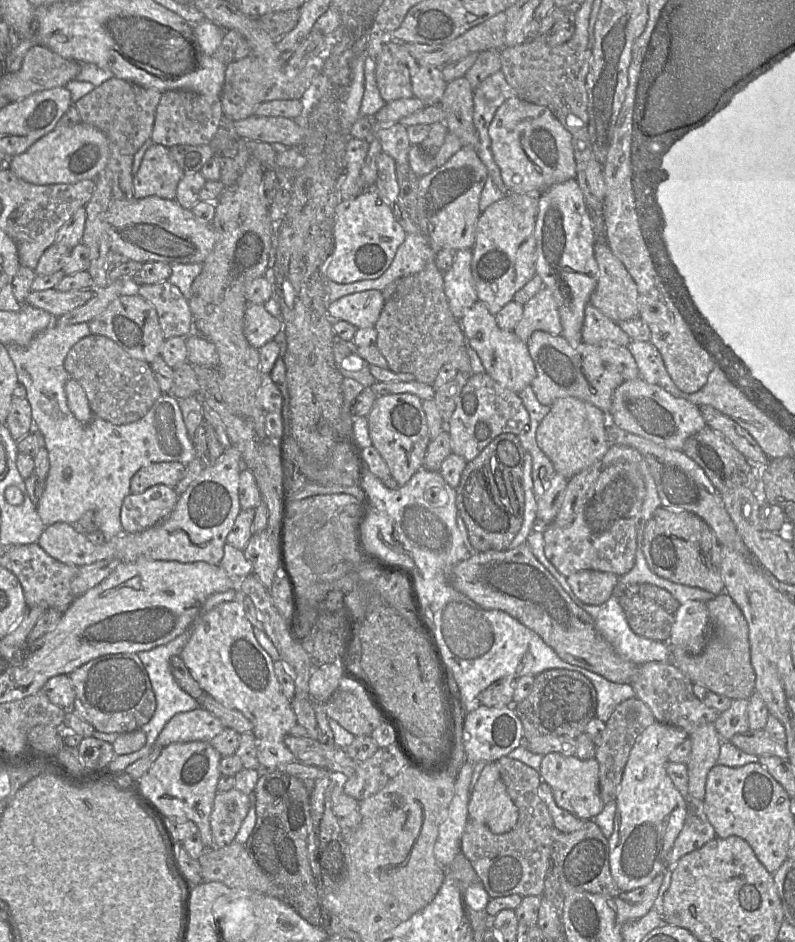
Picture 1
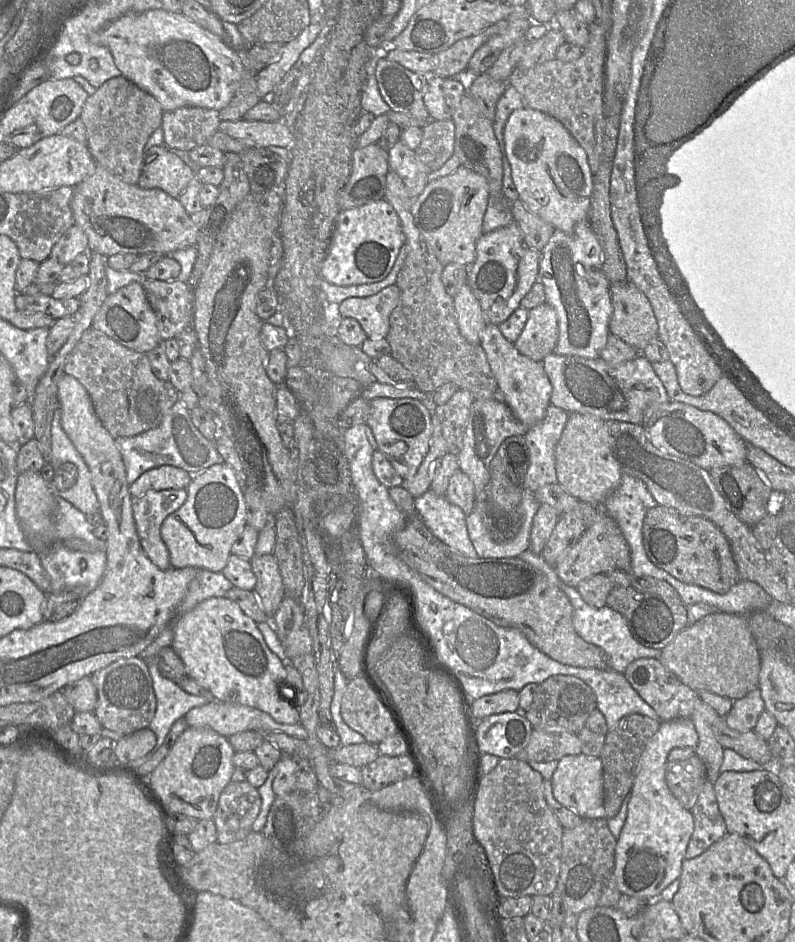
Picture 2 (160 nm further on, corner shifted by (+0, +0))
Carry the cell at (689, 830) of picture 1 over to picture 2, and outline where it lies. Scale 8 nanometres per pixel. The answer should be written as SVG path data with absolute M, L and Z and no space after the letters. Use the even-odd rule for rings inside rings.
M706 781L691 809L694 829L687 845L685 859L692 859L727 834L719 812L713 783Z

